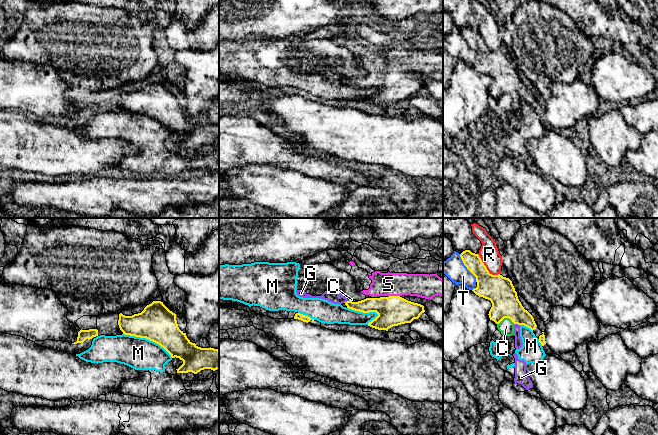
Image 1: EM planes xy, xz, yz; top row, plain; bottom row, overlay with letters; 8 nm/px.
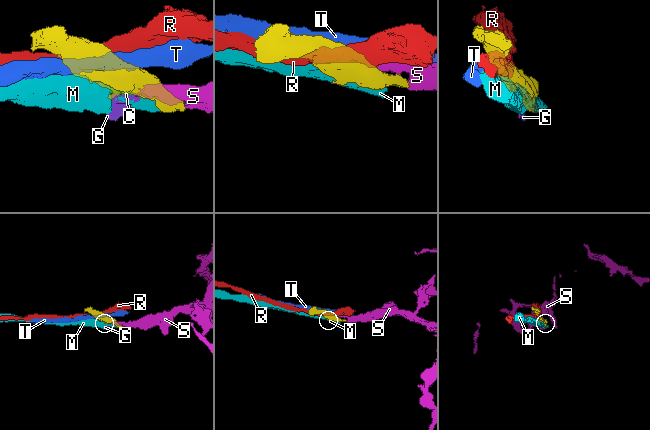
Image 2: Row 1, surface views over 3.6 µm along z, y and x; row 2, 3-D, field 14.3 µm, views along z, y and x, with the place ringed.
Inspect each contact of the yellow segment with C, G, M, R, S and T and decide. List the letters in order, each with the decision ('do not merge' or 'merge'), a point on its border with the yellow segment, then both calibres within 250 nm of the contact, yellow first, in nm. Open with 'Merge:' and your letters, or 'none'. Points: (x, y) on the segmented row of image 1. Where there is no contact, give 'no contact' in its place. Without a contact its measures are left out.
Merge: S
C: do not merge; meets yellow in yz at (505, 317); 220 nm thick on the yellow side, 120 nm on the other
G: do not merge; meets yellow in yz at (517, 323); 220 nm thick on the yellow side, 60 nm on the other
M: do not merge; meets yellow in xy at (148, 339); 300 nm thick on the yellow side, 260 nm on the other
R: do not merge; meets yellow in yz at (486, 268); 220 nm thick on the yellow side, 160 nm on the other
S: merge; meets yellow in xz at (393, 296); 240 nm thick on the yellow side, 190 nm on the other
T: do not merge; meets yellow in yz at (467, 268); 200 nm thick on the yellow side, 170 nm on the other

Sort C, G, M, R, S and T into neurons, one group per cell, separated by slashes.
C G M / R / S / T

